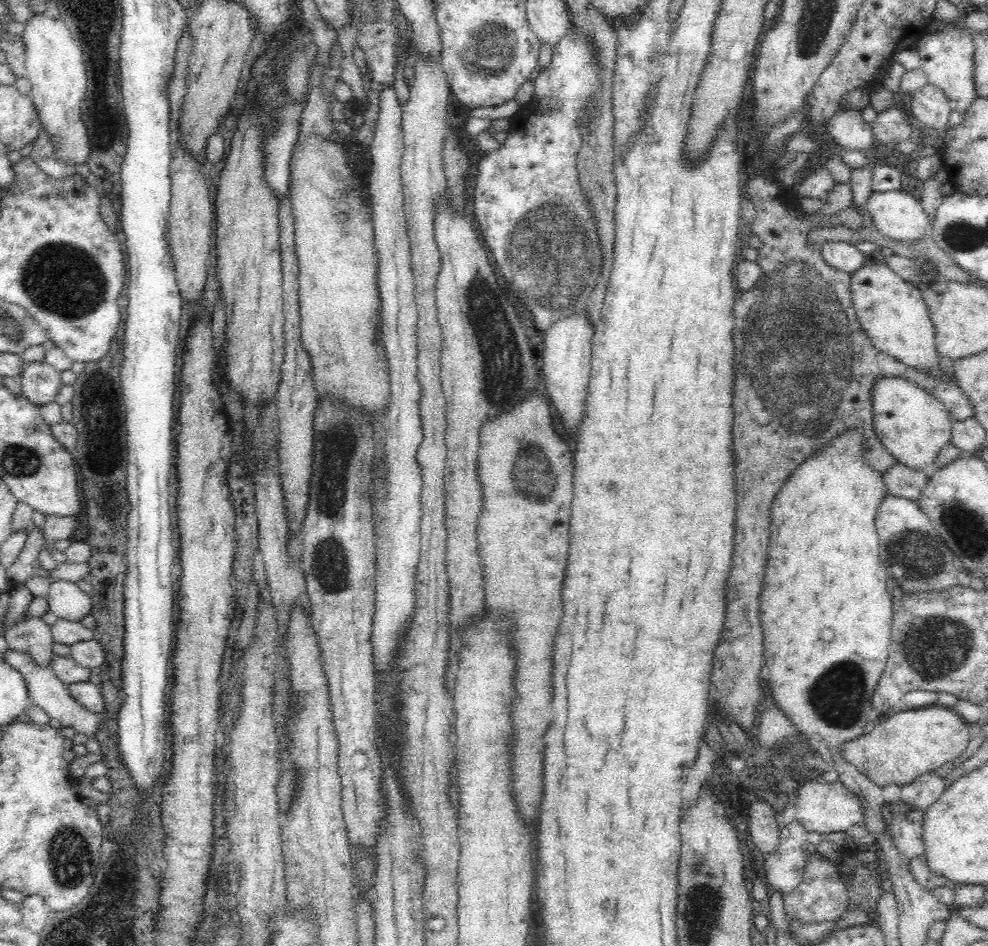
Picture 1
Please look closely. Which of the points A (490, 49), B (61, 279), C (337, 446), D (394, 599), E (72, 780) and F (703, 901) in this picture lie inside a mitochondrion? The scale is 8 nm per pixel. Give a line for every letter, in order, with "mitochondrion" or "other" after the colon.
A: mitochondrion
B: mitochondrion
C: mitochondrion
D: other
E: other
F: mitochondrion

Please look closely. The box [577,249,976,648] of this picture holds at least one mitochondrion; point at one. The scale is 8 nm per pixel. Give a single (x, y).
(921, 556)

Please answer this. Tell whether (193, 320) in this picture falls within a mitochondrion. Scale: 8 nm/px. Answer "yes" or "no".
no

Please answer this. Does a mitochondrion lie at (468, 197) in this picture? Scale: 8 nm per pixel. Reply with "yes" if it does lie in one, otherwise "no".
no

